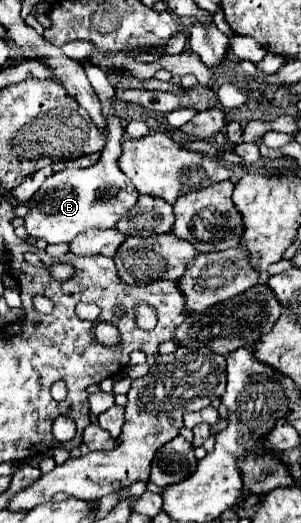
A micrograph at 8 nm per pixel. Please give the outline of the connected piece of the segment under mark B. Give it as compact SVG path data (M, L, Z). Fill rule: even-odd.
M86 63L84 69L94 91L100 95L102 113L108 121L108 141L96 165L86 169L64 169L60 173L54 173L42 183L42 187L26 203L28 215L24 217L24 229L28 231L30 237L44 239L46 243L70 243L78 233L86 229L112 229L114 221L126 215L134 207L134 201L138 199L138 191L124 185L124 173L118 169L118 163L116 163L118 153L122 151L120 143L124 139L124 127L114 109L116 91L106 79L106 75L102 73L102 69L90 63Z

